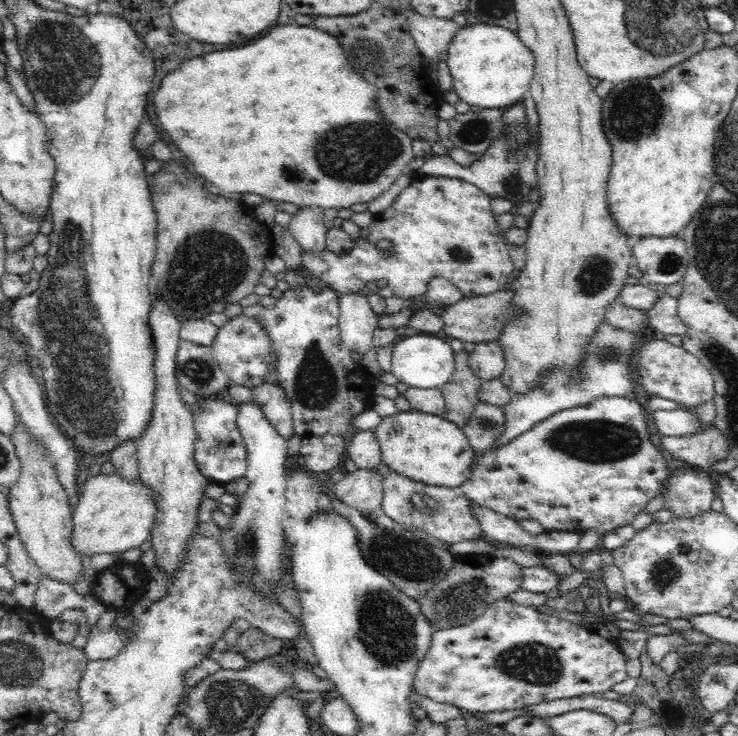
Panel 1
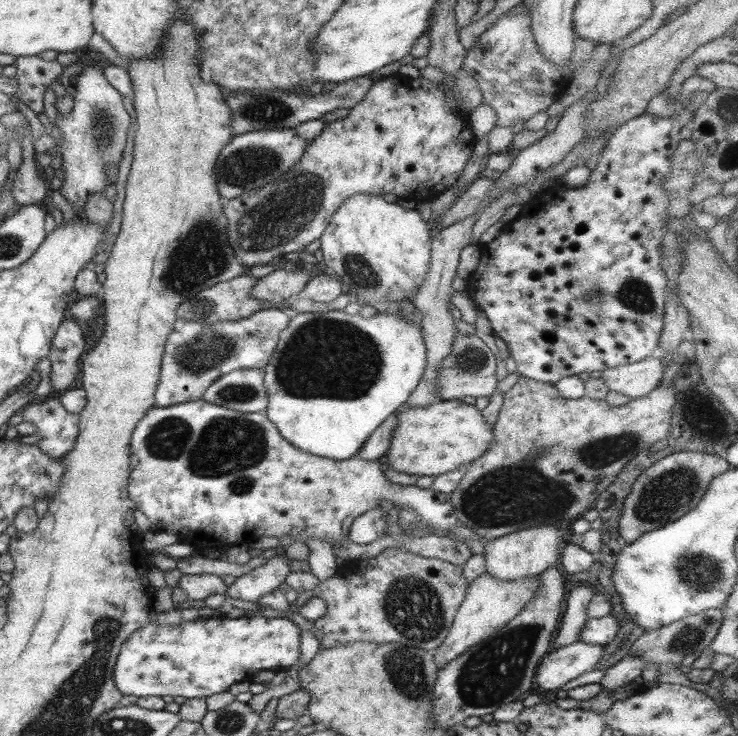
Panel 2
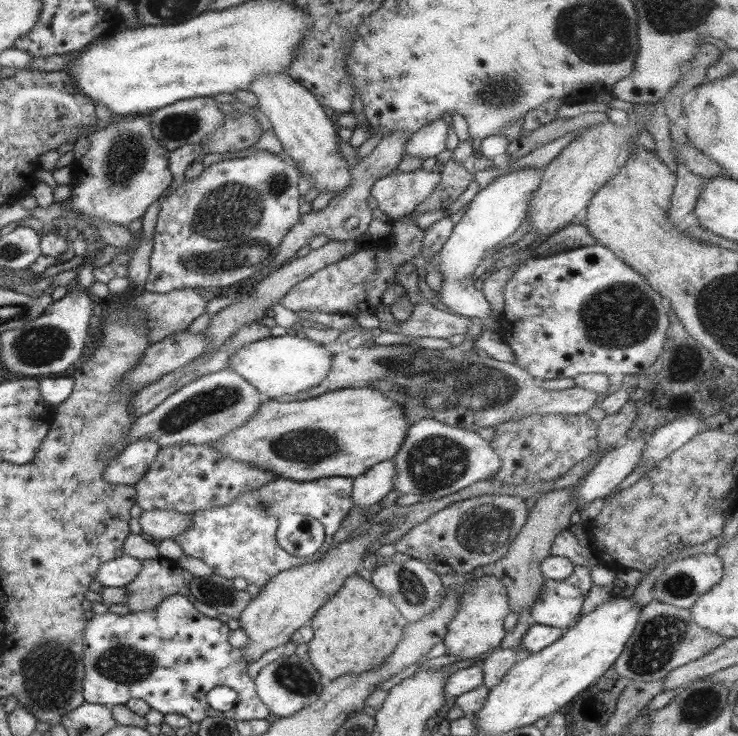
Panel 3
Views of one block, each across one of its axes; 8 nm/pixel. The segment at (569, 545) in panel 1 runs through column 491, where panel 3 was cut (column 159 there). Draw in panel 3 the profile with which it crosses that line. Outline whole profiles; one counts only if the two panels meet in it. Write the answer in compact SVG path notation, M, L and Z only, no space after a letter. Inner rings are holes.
M154 509L144 511L140 515L139 523L142 534L157 543L164 539L176 538L184 529L193 523L193 516L173 510Z

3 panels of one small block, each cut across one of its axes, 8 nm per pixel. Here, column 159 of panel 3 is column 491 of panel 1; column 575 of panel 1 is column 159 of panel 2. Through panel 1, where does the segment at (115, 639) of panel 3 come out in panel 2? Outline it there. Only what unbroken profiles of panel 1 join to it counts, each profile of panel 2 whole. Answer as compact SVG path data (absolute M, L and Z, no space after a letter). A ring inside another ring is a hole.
M256 616L254 618L198 618L197 620L188 620L181 624L148 624L139 630L136 630L122 646L119 658L114 670L114 682L119 691L124 694L130 694L137 697L162 697L162 696L184 696L186 699L208 698L212 694L220 694L228 691L232 684L237 682L249 681L254 673L263 670L278 671L279 669L287 670L289 667L296 665L300 661L300 632L299 626L287 618L265 618Z

